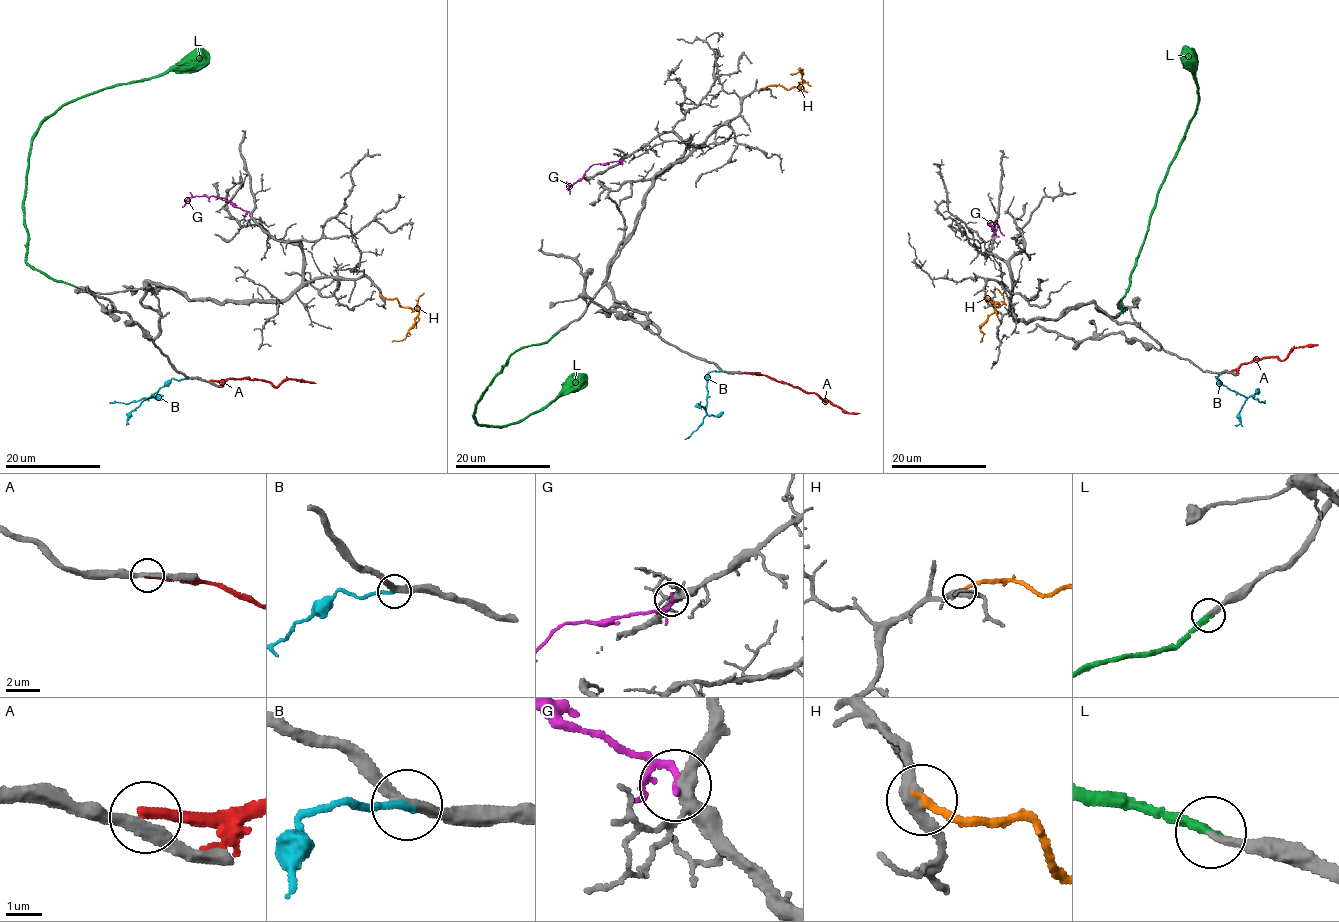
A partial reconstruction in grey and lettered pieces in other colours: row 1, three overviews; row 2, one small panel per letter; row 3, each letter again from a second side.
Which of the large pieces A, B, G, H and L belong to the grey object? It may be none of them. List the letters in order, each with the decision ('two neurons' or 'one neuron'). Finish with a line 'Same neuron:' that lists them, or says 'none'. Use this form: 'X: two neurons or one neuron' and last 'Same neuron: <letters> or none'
A: two neurons
B: two neurons
G: two neurons
H: one neuron
L: one neuron
Same neuron: H, L

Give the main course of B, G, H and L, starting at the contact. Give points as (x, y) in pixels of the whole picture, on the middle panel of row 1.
B: (723, 371), (708, 373), (706, 415), (684, 439)
G: (623, 157), (619, 161), (594, 164), (569, 186), (569, 193)
H: (764, 88), (770, 85), (785, 89), (798, 87), (803, 81), (800, 70), (790, 74)
L: (556, 334), (511, 355), (476, 401), (472, 418), (488, 427), (514, 424), (546, 408), (586, 377)

